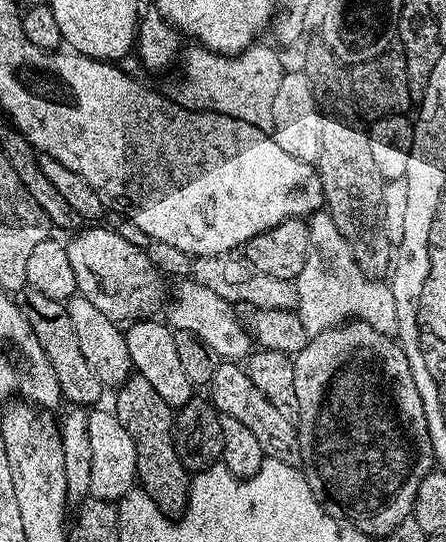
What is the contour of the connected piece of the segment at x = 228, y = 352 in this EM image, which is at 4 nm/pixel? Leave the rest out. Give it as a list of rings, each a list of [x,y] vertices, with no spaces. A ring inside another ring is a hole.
[[[188,278],[176,288],[176,301],[169,303],[166,308],[167,323],[176,330],[190,330],[196,332],[198,338],[217,357],[228,362],[240,362],[253,351],[253,334],[247,327],[240,325],[236,317],[237,309],[226,298],[218,298],[214,290],[206,290],[206,286],[197,284],[195,280]]]

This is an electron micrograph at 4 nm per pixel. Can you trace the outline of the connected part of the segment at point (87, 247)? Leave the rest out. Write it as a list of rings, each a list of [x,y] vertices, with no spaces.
[[[88,226],[77,231],[73,240],[67,241],[68,253],[70,254],[70,266],[74,269],[76,278],[76,291],[85,296],[106,318],[117,322],[135,322],[157,315],[156,311],[163,309],[164,283],[166,277],[159,272],[146,258],[134,242],[126,242],[122,234],[118,234],[115,227],[96,228],[100,226]]]

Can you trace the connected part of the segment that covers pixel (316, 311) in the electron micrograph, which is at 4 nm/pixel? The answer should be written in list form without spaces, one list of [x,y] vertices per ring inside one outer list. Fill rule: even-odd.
[[[327,210],[313,212],[307,221],[306,266],[295,278],[298,313],[309,337],[345,323],[349,318],[374,326],[374,330],[396,332],[396,303],[391,287],[383,279],[366,275],[358,266],[348,240],[338,234],[338,226]]]

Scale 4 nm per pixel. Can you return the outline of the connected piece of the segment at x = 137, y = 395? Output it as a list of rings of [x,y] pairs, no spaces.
[[[139,374],[129,376],[125,384],[119,385],[117,392],[120,393],[116,396],[114,411],[134,442],[134,450],[136,451],[136,478],[139,487],[152,499],[159,515],[169,518],[183,516],[184,511],[188,509],[188,495],[190,494],[192,481],[188,467],[178,458],[176,437],[173,435],[174,410],[162,398],[162,394],[158,394],[158,390],[154,390],[154,386],[150,386],[150,382],[146,382],[146,378],[142,378]]]

